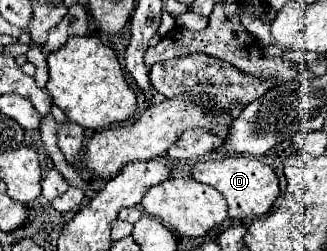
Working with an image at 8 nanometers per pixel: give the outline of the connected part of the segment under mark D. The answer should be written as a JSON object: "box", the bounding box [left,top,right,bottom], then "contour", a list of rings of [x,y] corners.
{"box":[192,156,280,220],"contour":[[[228,156],[228,158],[196,162],[192,168],[192,178],[196,182],[214,186],[228,202],[228,216],[238,218],[238,220],[264,216],[280,194],[276,172],[268,164],[264,164],[252,156]]]}

